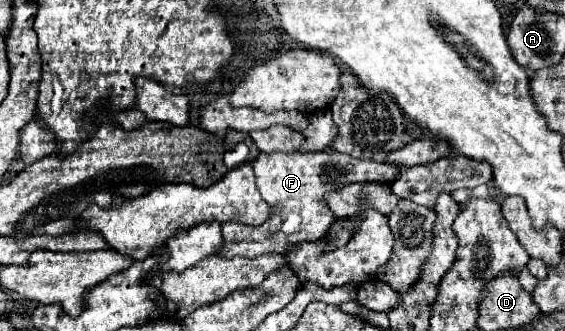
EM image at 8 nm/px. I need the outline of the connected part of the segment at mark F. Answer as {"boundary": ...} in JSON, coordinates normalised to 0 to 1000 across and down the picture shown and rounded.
{"boundary":[[[519,459],[519,465],[458,465],[451,495],[448,495],[451,532],[455,532],[455,568],[465,586],[465,604],[473,616],[480,616],[480,653],[465,683],[455,689],[441,689],[430,677],[395,677],[391,683],[391,707],[395,707],[395,749],[391,749],[391,773],[398,779],[412,779],[412,773],[430,773],[430,779],[451,779],[462,767],[497,767],[504,773],[508,755],[515,743],[536,737],[536,731],[561,731],[575,719],[575,701],[582,689],[582,677],[589,671],[589,647],[582,640],[582,628],[575,628],[575,616],[568,616],[568,592],[575,580],[586,580],[589,568],[607,568],[611,556],[621,550],[696,550],[706,532],[706,508],[696,495],[678,495],[678,489],[664,489],[664,483],[632,483],[625,471],[604,471],[596,459]]]}

